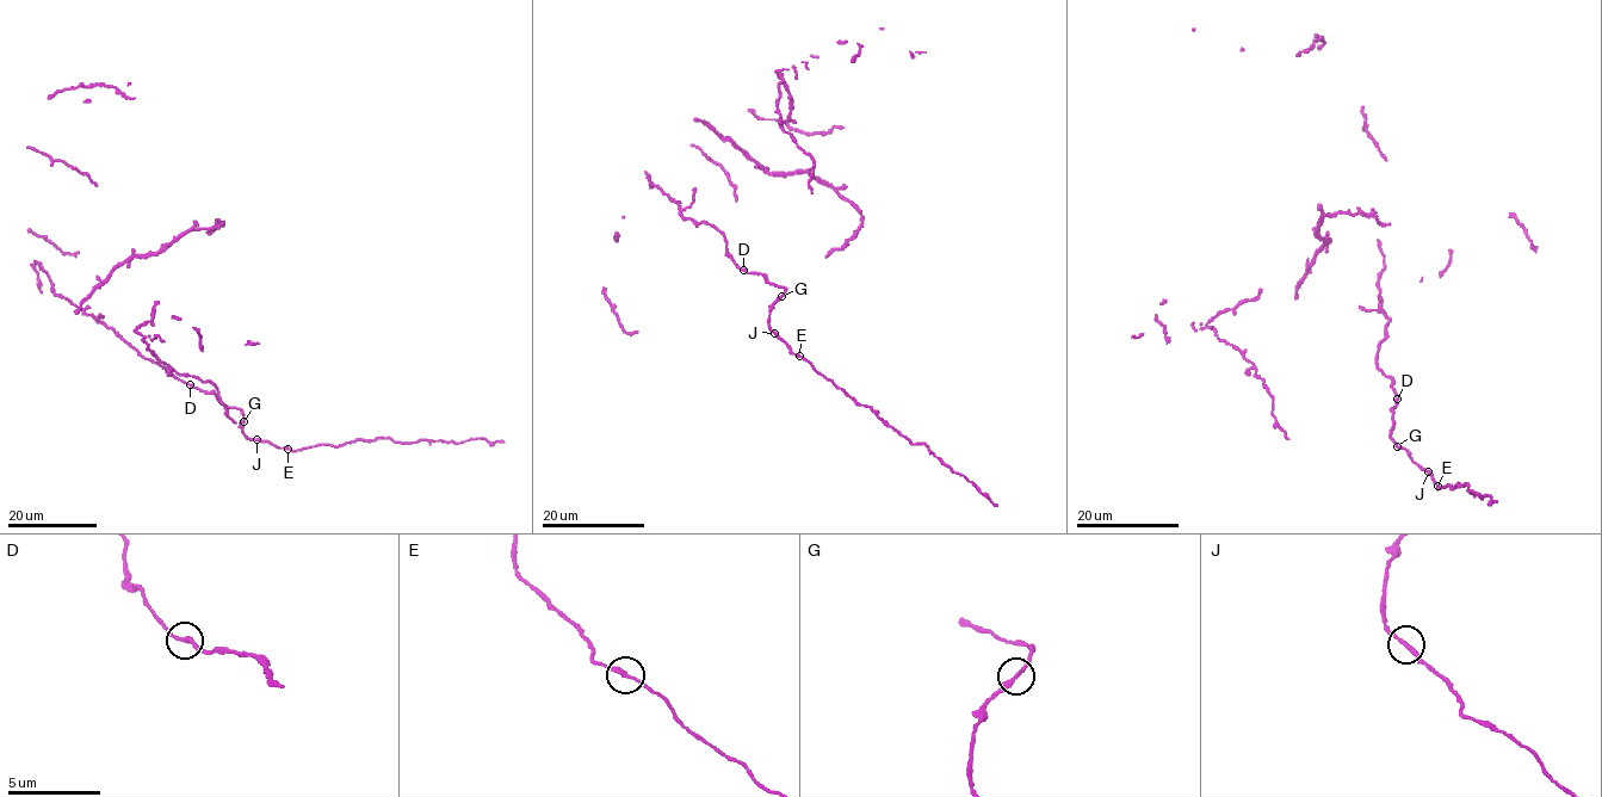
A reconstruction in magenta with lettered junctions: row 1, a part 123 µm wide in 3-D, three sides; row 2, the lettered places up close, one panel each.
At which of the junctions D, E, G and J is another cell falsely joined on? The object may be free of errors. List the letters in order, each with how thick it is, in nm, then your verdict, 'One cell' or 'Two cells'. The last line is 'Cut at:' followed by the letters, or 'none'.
D: Thickness 240 nm. One cell
E: Thickness 240 nm. Two cells
G: Thickness 240 nm. One cell
J: Thickness 240 nm. One cell
Cut at: E

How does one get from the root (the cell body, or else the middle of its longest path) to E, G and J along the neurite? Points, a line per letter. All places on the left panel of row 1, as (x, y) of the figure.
E: (101, 315), (98, 320), (143, 357), (239, 409), (245, 419), (240, 426), (248, 438), (289, 449)
G: (101, 315), (98, 320), (111, 327), (140, 354), (181, 381), (212, 393), (228, 407), (237, 408), (243, 421)
J: (101, 315), (98, 320), (143, 357), (239, 409), (243, 433), (257, 439)

